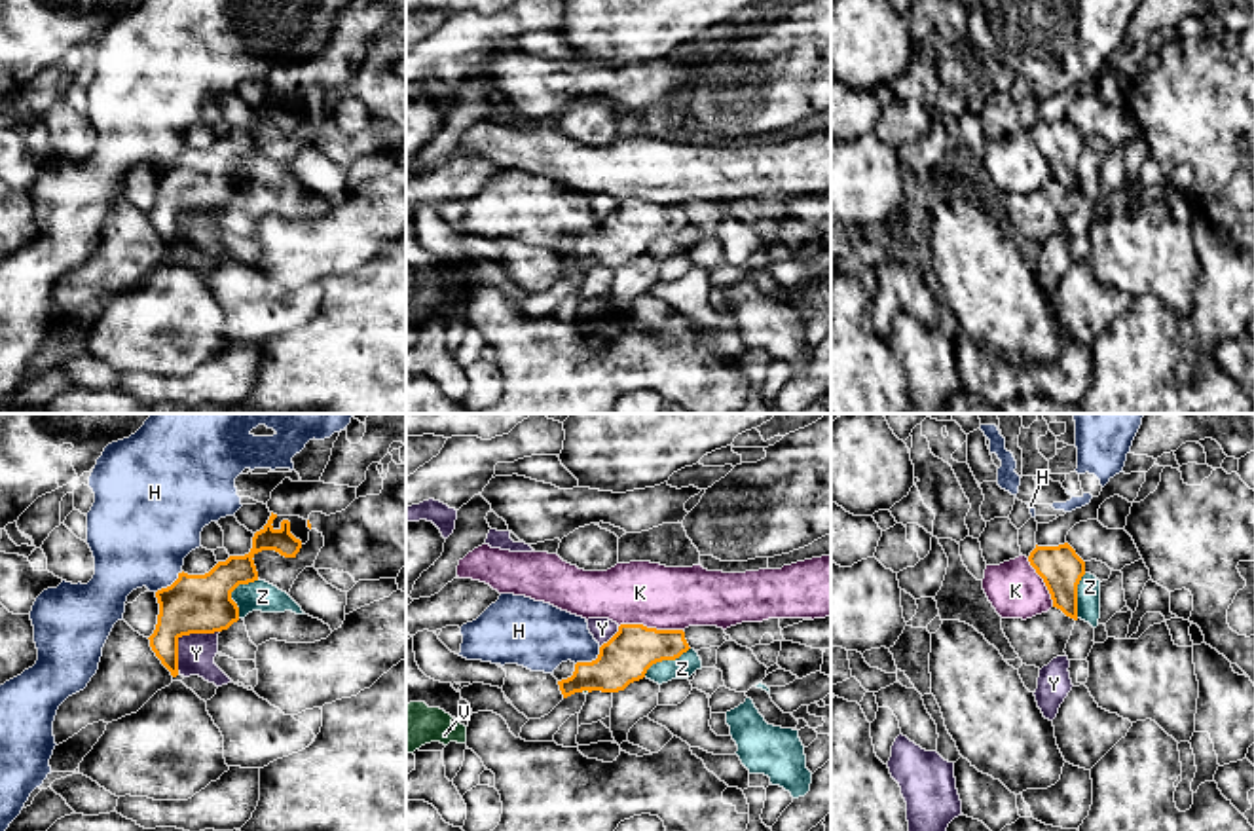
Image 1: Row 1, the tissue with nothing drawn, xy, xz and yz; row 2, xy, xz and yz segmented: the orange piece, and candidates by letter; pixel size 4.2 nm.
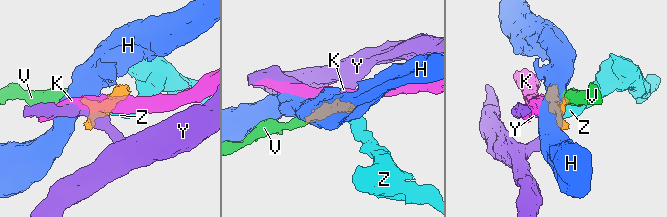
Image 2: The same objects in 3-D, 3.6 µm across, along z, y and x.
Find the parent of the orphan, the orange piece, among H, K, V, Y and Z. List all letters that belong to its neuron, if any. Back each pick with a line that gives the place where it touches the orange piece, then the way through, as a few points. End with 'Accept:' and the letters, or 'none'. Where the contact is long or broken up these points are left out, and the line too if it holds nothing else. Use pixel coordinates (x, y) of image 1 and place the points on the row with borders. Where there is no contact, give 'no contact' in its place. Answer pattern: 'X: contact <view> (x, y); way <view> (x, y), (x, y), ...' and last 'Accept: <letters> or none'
V: contact xz (585, 689); way xz (626, 657), (585, 689), (583, 691)
Accept: V

